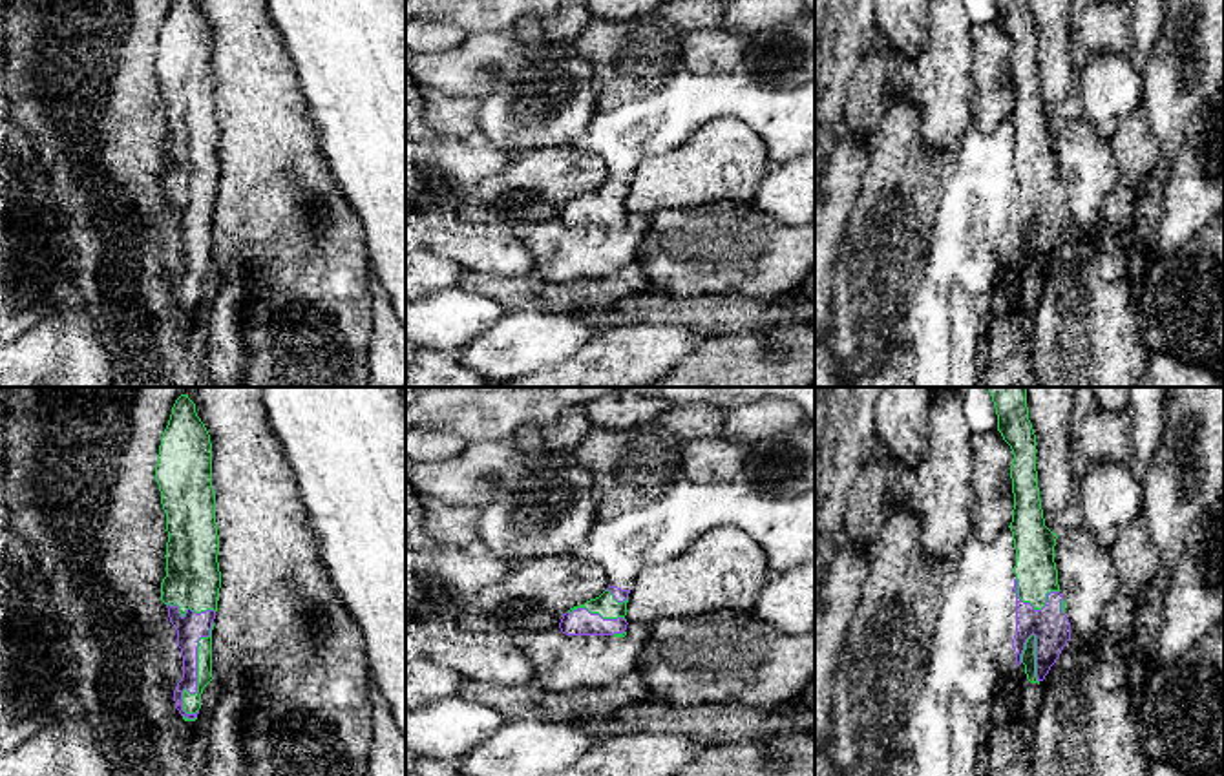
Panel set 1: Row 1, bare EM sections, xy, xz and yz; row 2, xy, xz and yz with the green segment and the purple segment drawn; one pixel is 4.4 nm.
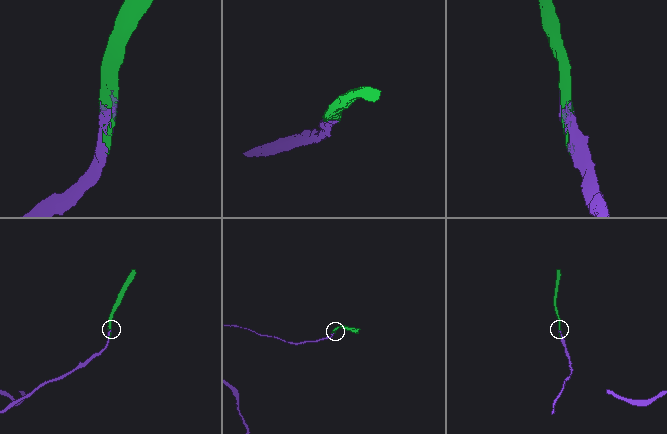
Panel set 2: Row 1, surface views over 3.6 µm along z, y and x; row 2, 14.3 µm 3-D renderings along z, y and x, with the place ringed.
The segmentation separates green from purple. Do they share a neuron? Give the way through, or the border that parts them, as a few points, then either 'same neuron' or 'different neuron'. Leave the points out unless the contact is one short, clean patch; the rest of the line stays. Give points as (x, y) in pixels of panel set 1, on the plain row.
same neuron

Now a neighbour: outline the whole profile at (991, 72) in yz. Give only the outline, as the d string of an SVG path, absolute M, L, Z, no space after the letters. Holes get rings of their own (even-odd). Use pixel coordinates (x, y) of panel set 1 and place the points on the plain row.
M997 20L972 26L970 40L970 75L976 88L974 126L983 133L990 133L1003 121L1010 119L1012 113L1014 84L1010 57L1014 46Z

